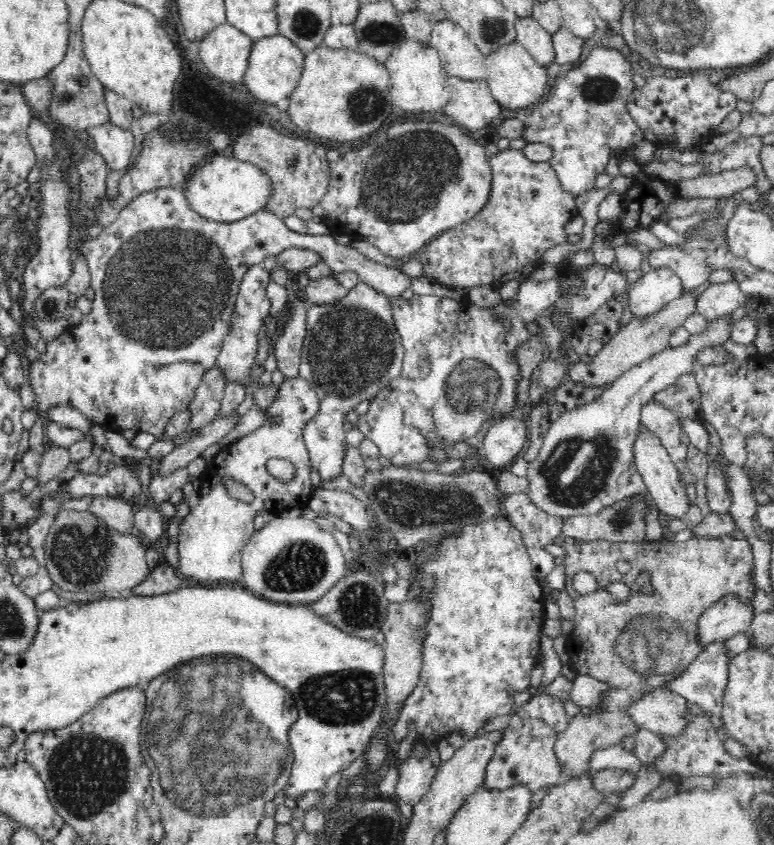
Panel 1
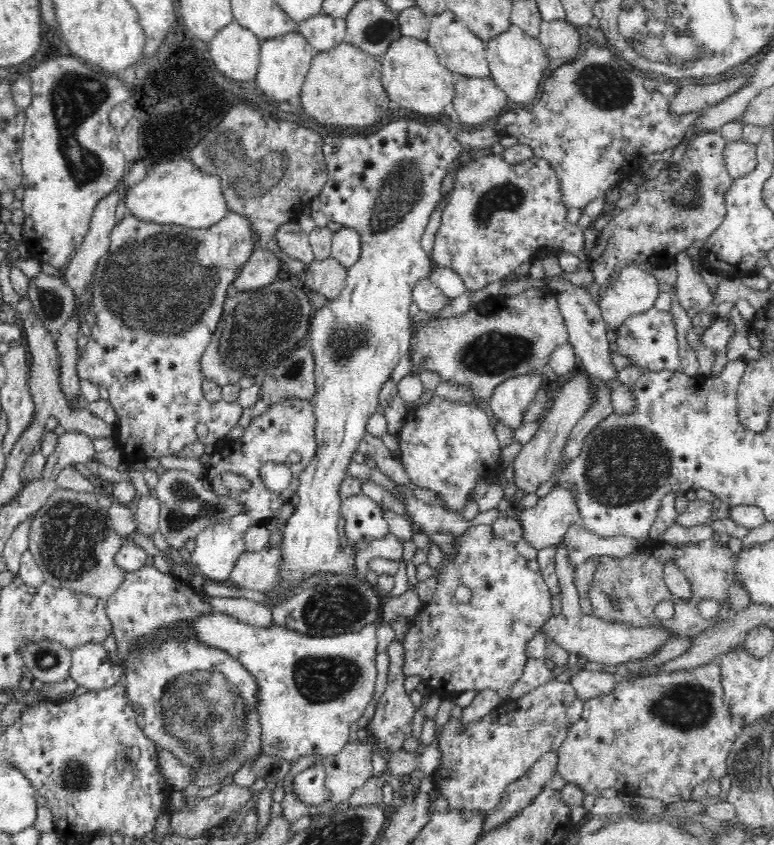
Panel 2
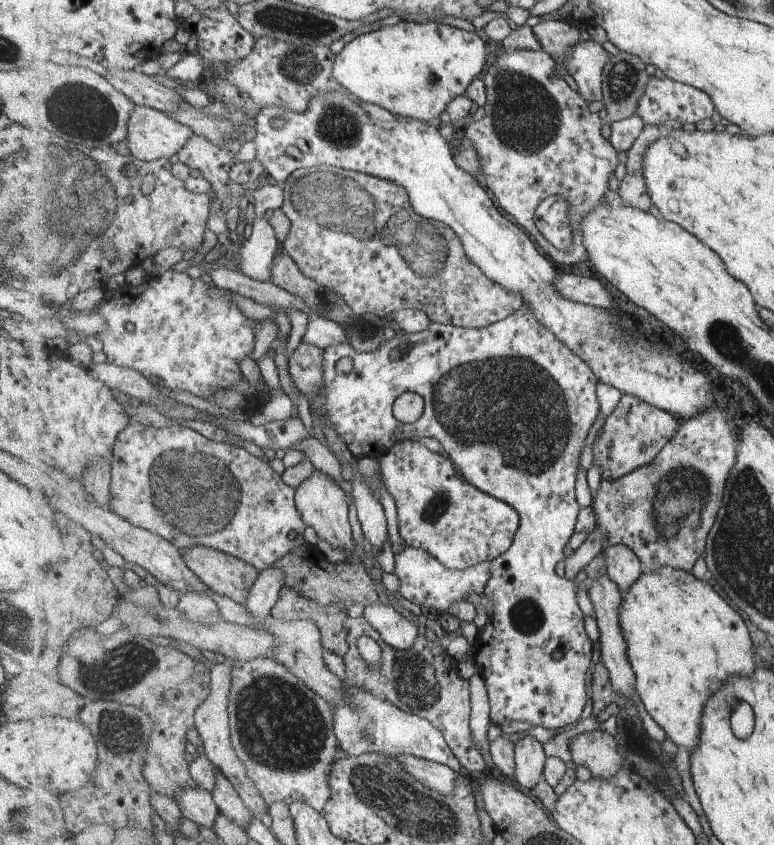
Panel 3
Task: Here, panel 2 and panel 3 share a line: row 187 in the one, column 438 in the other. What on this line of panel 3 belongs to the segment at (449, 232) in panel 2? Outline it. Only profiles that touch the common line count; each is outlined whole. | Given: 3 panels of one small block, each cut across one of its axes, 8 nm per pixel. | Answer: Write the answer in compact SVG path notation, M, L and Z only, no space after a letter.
M415 438L395 442L379 462L384 486L396 504L398 530L406 547L430 552L451 570L491 563L511 548L520 526L519 513L471 484L450 457L431 452Z

